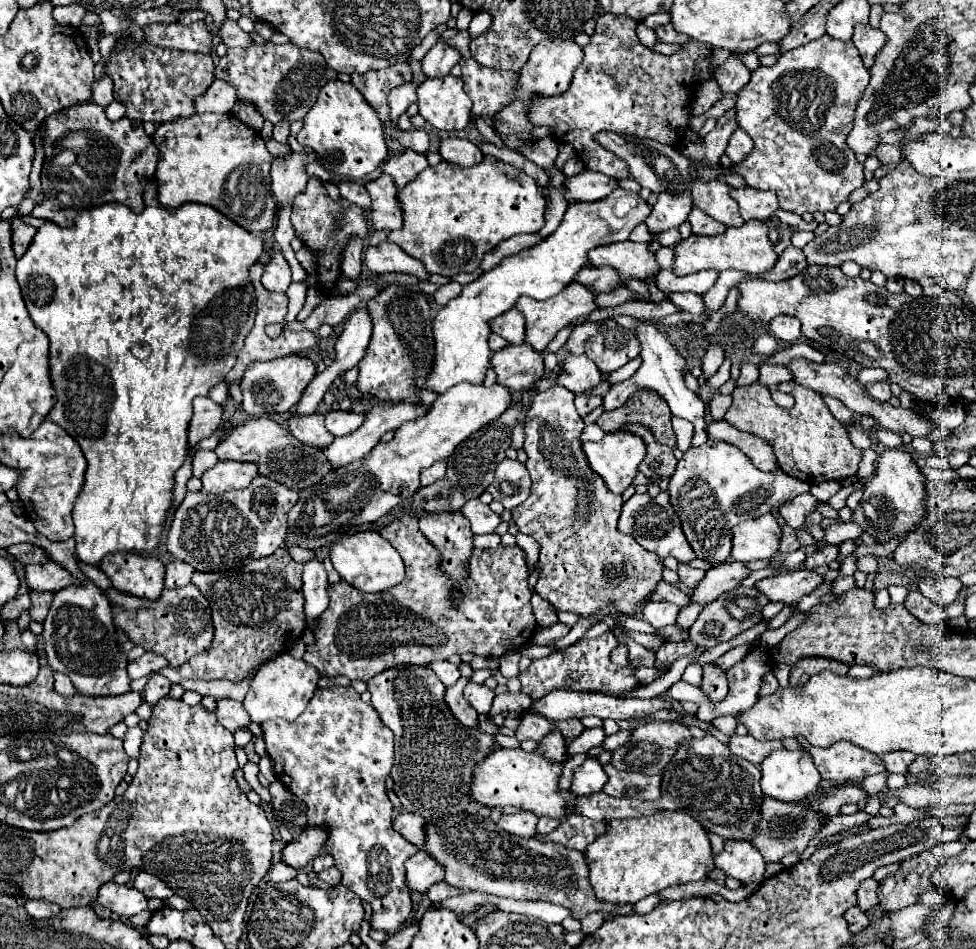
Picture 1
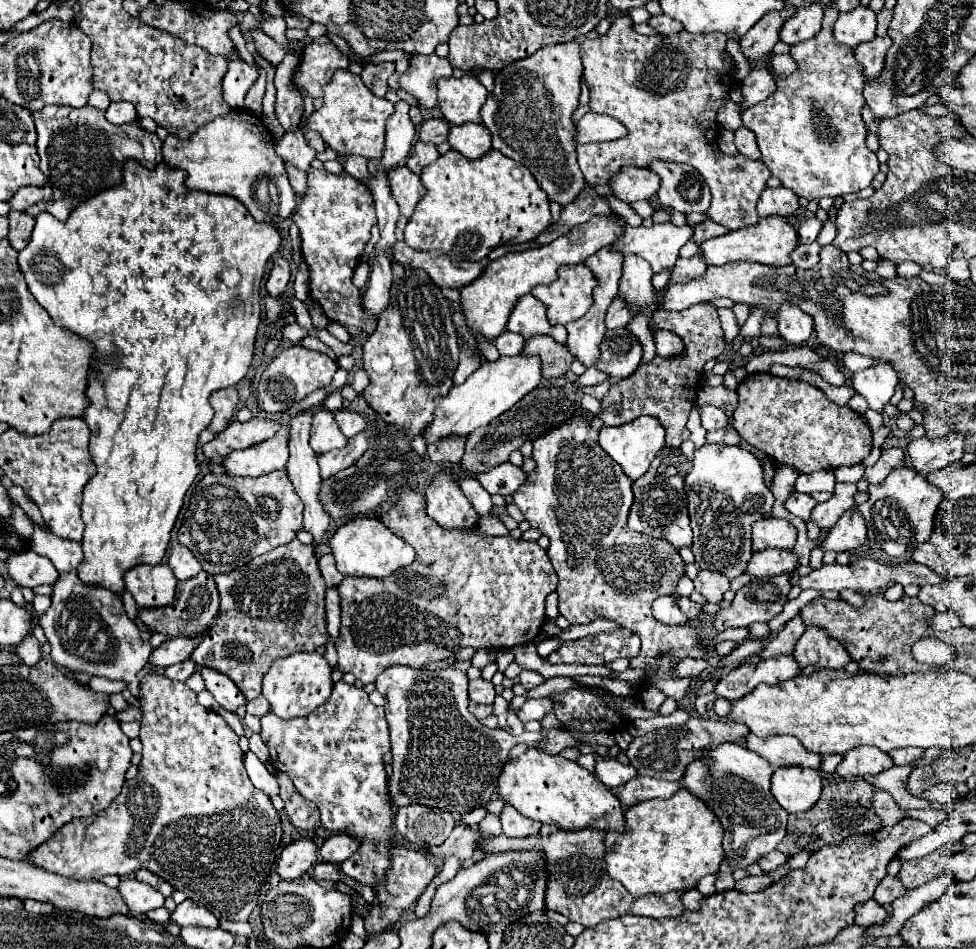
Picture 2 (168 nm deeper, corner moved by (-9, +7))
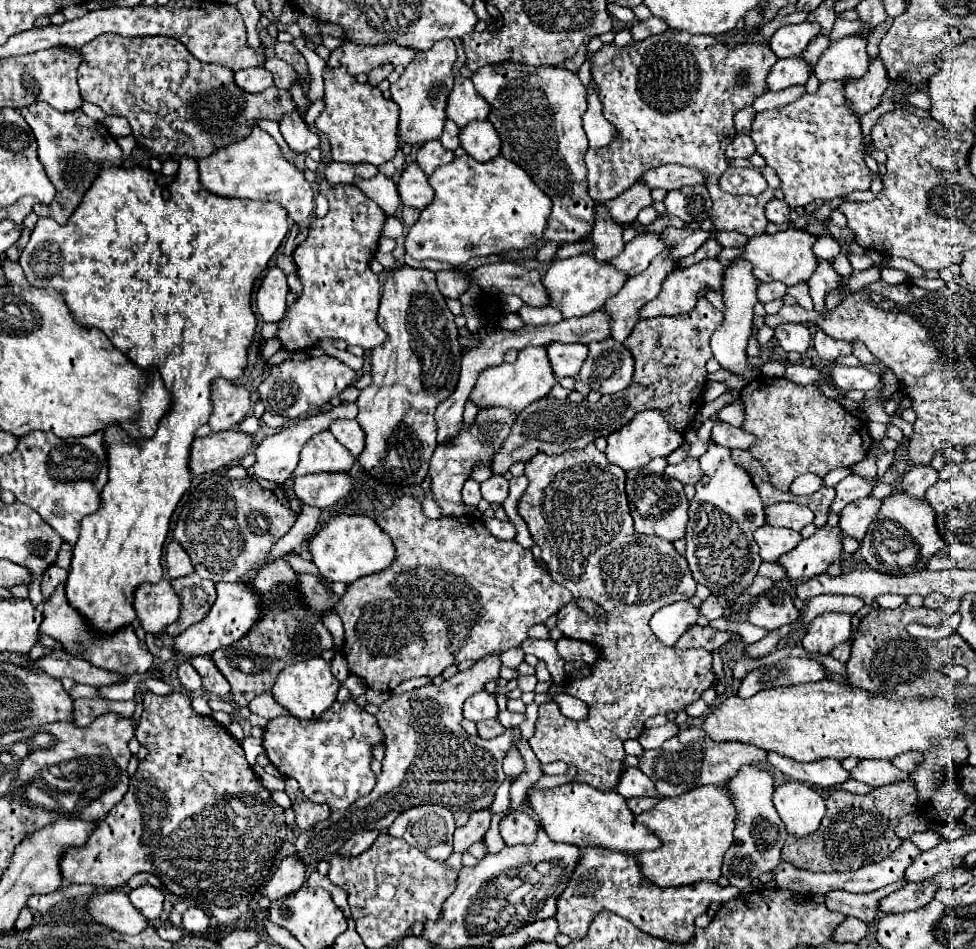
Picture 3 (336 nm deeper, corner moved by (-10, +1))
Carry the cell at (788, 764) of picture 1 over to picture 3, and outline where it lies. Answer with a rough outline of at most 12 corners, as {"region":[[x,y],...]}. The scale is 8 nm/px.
{"region":[[806,783],[774,791],[774,807],[794,837],[812,835],[826,813]]}

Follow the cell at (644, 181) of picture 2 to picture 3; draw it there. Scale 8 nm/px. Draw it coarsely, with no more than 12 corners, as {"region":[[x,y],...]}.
{"region":[[660,165],[642,179],[650,189],[704,185],[694,167]]}

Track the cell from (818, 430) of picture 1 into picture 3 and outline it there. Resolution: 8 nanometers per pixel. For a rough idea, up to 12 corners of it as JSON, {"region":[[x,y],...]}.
{"region":[[812,385],[740,391],[750,453],[780,491],[870,451],[866,423]]}

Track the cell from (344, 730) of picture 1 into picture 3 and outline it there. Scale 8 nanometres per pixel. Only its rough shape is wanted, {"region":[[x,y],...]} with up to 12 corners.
{"region":[[336,701],[278,717],[264,749],[310,801],[348,809],[374,789],[376,717]]}

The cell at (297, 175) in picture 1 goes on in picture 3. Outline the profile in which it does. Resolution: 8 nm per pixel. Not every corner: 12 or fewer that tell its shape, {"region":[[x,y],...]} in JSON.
{"region":[[300,111],[280,119],[280,133],[294,153],[320,145]]}

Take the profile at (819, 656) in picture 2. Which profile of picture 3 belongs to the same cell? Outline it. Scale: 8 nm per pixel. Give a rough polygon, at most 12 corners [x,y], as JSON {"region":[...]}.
{"region":[[852,615],[814,617],[802,641],[810,653],[830,653],[850,639]]}

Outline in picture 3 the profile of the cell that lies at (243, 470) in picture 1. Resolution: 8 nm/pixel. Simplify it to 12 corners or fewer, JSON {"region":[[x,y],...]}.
{"region":[[356,403],[304,417],[266,437],[250,477],[284,483],[304,443],[336,419],[354,419]]}

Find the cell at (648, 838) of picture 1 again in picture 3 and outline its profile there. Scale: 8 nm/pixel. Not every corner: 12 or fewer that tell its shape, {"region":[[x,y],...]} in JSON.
{"region":[[726,787],[640,813],[662,841],[636,855],[658,887],[718,881],[736,807]]}

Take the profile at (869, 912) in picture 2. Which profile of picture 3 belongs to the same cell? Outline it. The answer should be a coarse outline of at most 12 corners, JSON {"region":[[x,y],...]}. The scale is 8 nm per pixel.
{"region":[[902,879],[880,891],[826,895],[830,911],[872,923],[878,901],[907,883]]}

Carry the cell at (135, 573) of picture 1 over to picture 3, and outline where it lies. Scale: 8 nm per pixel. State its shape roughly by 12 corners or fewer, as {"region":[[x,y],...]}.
{"region":[[168,579],[144,583],[134,609],[146,633],[160,635],[180,615]]}

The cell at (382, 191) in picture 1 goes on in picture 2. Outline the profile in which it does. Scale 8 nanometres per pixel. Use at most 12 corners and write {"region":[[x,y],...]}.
{"region":[[405,165],[389,171],[391,195],[411,217],[425,195],[419,177]]}

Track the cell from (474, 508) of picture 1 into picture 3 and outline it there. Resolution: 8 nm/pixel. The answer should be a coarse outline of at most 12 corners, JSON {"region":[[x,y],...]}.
{"region":[[468,479],[462,489],[462,501],[466,505],[478,505],[480,483]]}

